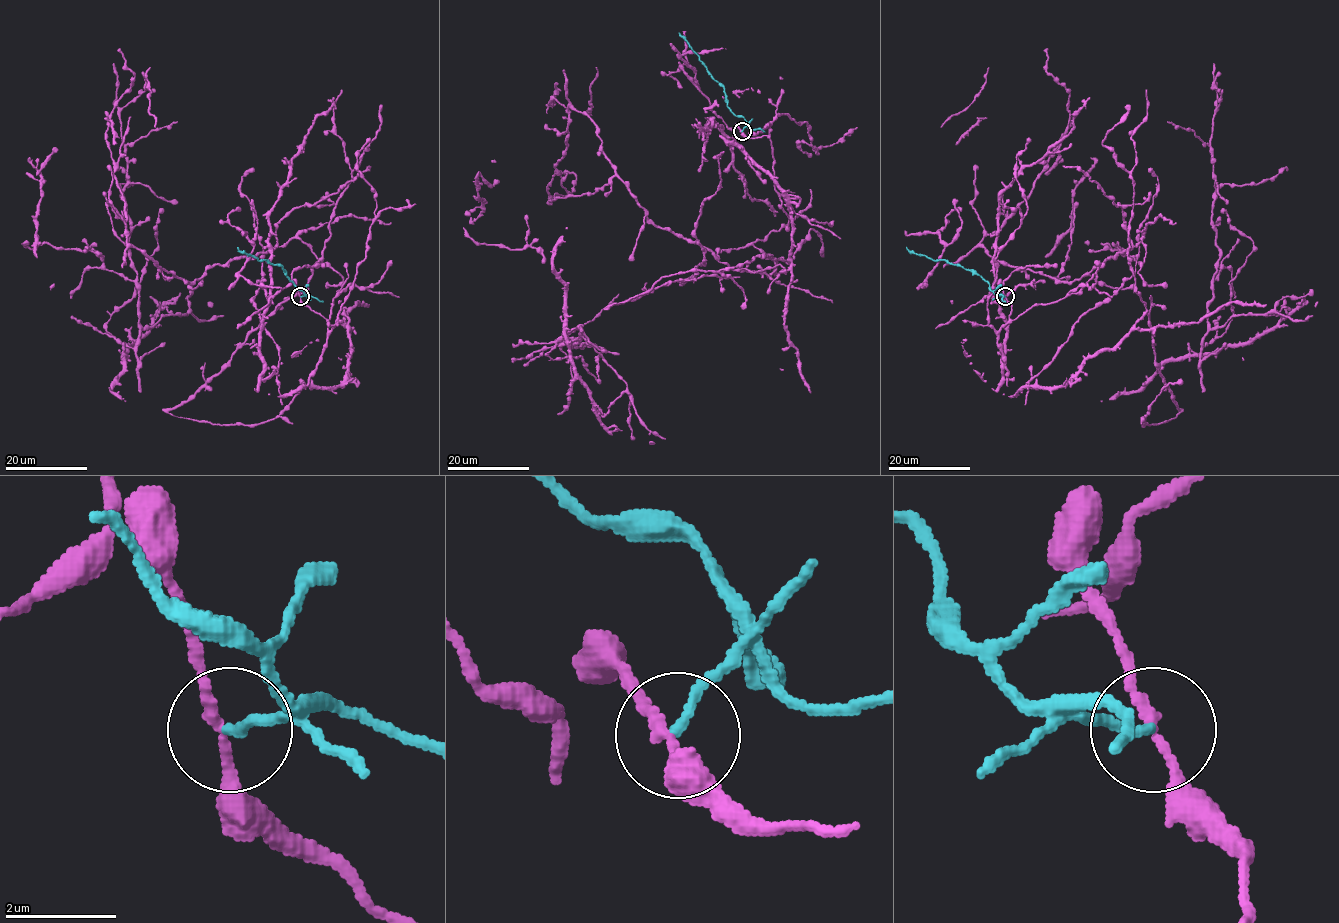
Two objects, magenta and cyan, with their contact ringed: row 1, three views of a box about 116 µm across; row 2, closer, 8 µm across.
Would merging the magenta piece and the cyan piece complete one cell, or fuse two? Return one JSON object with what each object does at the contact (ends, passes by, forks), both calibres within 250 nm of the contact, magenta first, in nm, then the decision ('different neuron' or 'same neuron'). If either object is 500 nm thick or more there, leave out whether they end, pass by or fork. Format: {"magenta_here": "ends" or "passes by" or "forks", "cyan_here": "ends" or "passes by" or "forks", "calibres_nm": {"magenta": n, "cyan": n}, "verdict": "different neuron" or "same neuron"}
{"magenta_here": "passes by", "cyan_here": "ends", "calibres_nm": {"magenta": 170, "cyan": 160}, "verdict": "different neuron"}

